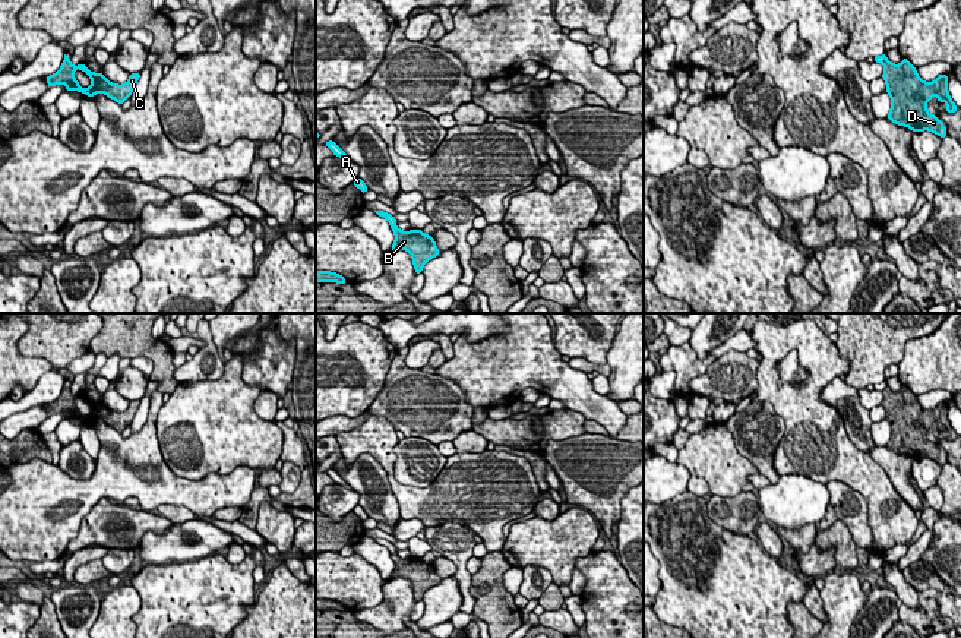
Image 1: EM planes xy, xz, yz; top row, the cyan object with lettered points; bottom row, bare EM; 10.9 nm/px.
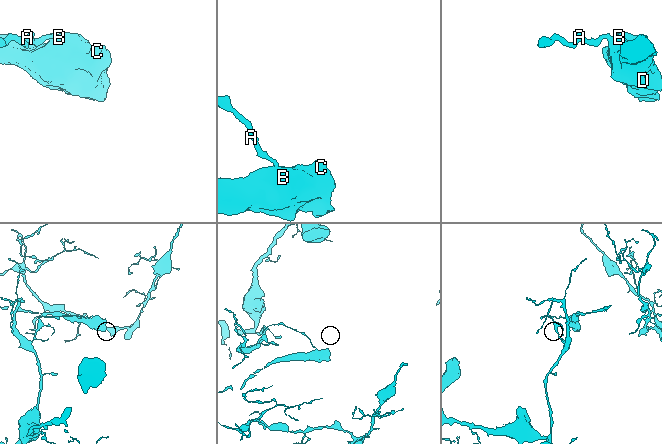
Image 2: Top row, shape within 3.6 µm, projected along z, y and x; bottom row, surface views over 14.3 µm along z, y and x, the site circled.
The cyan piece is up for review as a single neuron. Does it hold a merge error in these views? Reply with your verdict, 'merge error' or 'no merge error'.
merge error

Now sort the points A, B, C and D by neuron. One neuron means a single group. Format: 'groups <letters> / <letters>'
groups A / B C D

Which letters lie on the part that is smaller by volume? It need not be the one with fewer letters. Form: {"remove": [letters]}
{"remove": ["B", "C", "D"]}

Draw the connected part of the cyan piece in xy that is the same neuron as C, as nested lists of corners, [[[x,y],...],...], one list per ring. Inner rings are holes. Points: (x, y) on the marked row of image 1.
[[[63,60],[61,67],[54,73],[45,78],[48,88],[54,85],[66,85],[66,91],[79,91],[91,98],[98,92],[105,94],[108,98],[123,104],[133,92],[140,73],[130,73],[129,80],[123,85],[111,83],[102,73],[91,72],[85,64],[73,66],[70,60]],[[75,70],[83,70],[92,80],[92,83],[83,89],[75,79]]]

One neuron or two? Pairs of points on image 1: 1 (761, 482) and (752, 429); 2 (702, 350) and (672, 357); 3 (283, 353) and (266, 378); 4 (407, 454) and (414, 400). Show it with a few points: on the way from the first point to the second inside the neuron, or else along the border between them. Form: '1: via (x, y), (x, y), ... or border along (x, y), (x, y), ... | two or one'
1: border along (758, 473), (771, 483) | two
2: border along (729, 338), (701, 359), (689, 344) | two
3: via (277, 359), (271, 365), (269, 372) | one
4: via (414, 441), (414, 413) | one

